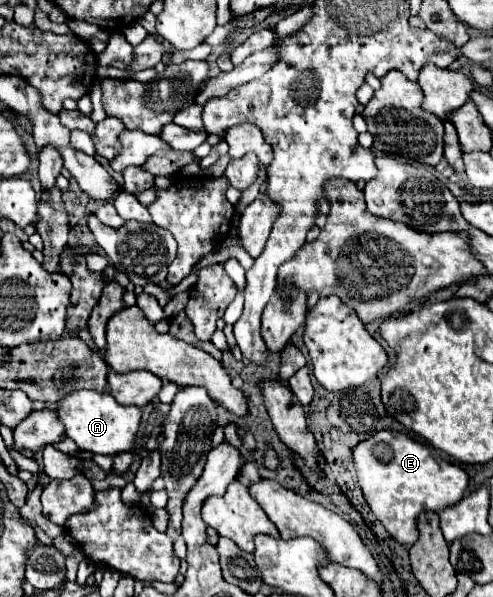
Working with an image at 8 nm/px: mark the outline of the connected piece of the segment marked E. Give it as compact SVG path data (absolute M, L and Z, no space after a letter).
M379 430L371 438L359 442L353 448L353 464L369 508L391 538L407 548L419 534L415 522L417 516L421 512L441 512L443 508L459 502L469 486L469 478L463 468L439 458L431 446L397 430Z

